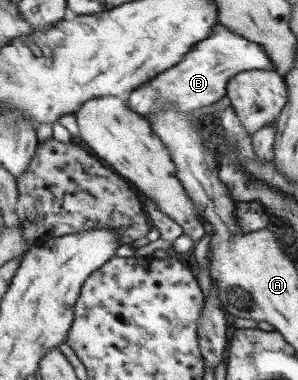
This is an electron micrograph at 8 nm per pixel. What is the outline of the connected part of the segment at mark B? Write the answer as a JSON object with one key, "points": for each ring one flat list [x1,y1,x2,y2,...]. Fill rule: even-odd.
{"points":[[218,24,214,27,212,36,196,44,182,62,134,91,127,100,127,105,146,119,165,106,173,106,181,112,192,112,196,108,212,106,227,95,228,83,237,74,256,69,272,71,276,67,271,64,264,51,257,42,252,42,232,32,227,26]]}

